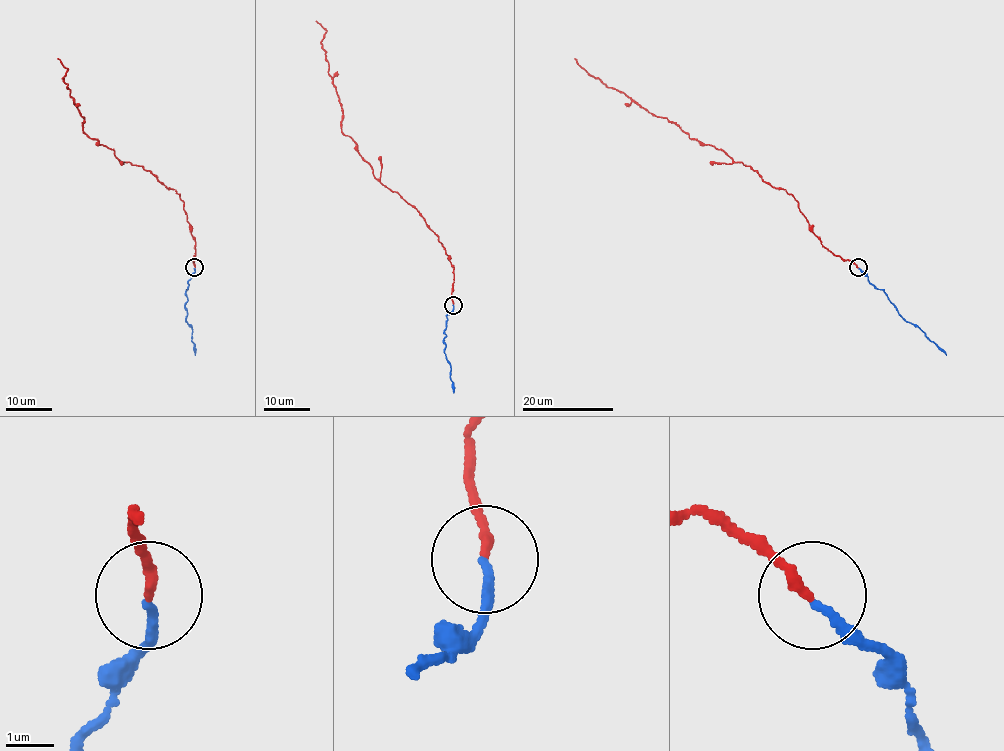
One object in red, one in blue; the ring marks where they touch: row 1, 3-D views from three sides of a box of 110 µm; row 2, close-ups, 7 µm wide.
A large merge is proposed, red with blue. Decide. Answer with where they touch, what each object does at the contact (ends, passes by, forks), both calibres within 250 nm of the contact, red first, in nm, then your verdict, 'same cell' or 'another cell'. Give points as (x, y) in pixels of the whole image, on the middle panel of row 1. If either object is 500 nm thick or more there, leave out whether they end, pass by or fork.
place (453, 305); red ends; blue ends; calibres 200 and 180 nm; same cell

